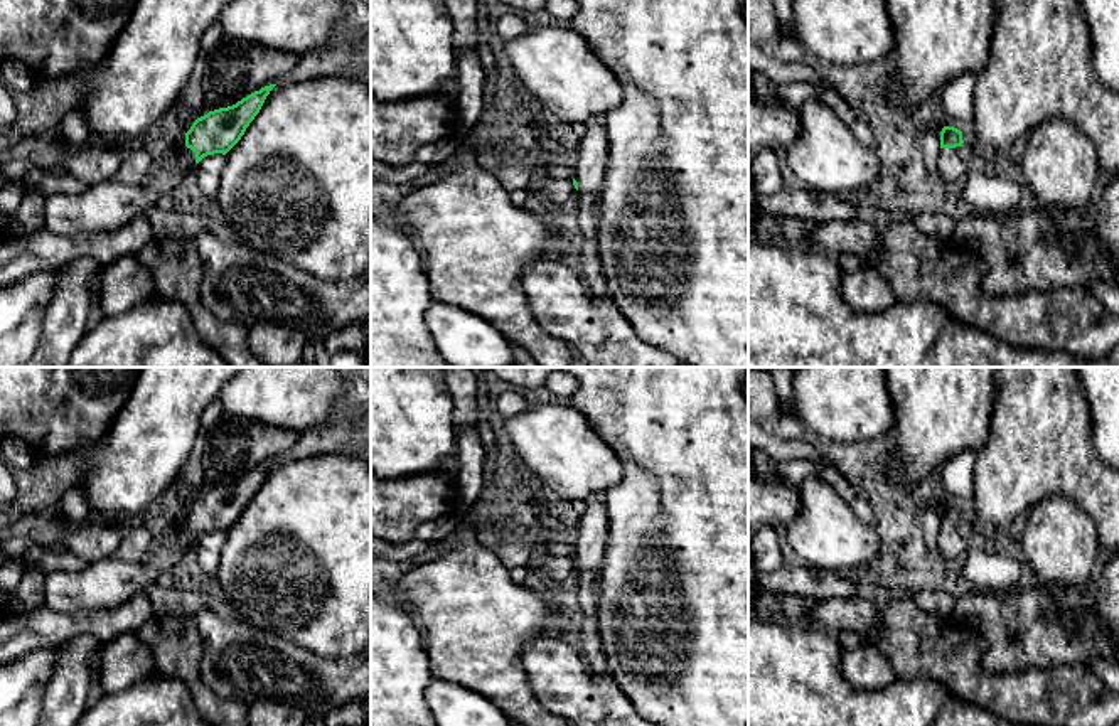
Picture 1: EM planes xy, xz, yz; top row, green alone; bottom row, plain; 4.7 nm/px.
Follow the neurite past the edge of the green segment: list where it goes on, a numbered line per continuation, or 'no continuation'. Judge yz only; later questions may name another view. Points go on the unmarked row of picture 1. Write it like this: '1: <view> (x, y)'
1: yz (953, 541)

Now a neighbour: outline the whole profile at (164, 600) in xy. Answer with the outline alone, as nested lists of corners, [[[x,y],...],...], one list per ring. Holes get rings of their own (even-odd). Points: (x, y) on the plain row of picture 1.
[[[157,581],[150,583],[143,595],[150,600],[155,615],[194,617],[199,610],[212,610],[222,618],[241,620],[226,598],[204,591],[185,591],[177,586],[165,588]]]

